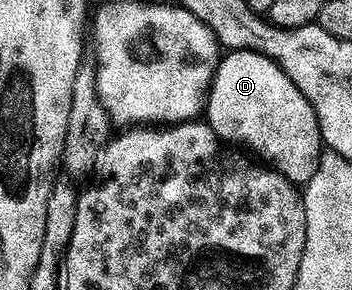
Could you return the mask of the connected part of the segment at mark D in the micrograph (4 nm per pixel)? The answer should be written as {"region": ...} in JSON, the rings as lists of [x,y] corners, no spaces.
{"region":[[[234,50],[219,59],[216,75],[212,77],[212,85],[208,87],[206,95],[206,121],[208,127],[225,143],[245,146],[240,147],[245,151],[253,150],[261,163],[267,164],[293,184],[307,184],[320,163],[322,143],[314,108],[310,108],[306,96],[298,92],[283,68],[256,50]]]}

